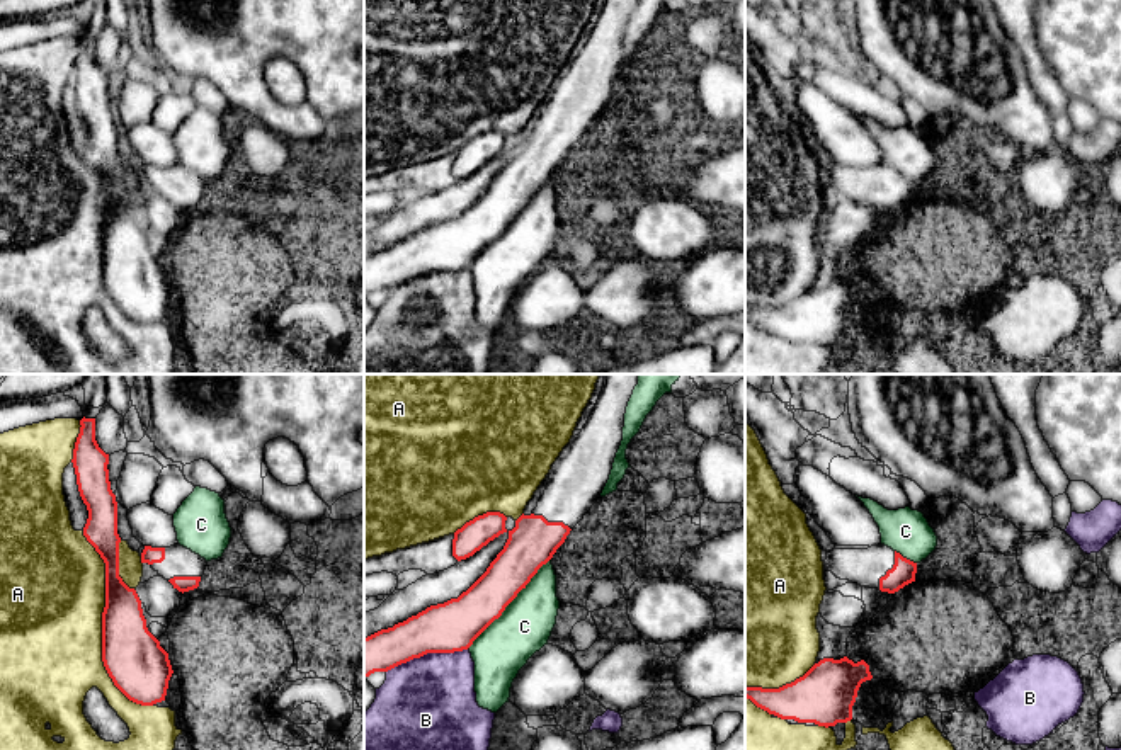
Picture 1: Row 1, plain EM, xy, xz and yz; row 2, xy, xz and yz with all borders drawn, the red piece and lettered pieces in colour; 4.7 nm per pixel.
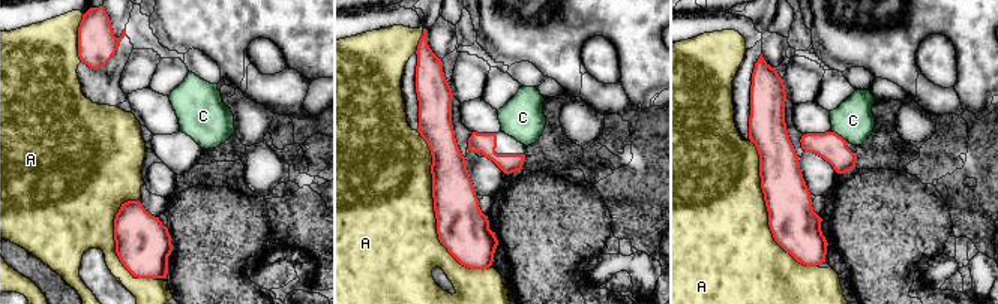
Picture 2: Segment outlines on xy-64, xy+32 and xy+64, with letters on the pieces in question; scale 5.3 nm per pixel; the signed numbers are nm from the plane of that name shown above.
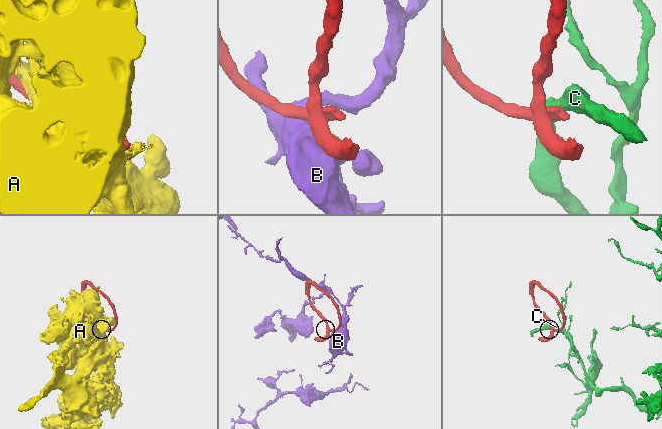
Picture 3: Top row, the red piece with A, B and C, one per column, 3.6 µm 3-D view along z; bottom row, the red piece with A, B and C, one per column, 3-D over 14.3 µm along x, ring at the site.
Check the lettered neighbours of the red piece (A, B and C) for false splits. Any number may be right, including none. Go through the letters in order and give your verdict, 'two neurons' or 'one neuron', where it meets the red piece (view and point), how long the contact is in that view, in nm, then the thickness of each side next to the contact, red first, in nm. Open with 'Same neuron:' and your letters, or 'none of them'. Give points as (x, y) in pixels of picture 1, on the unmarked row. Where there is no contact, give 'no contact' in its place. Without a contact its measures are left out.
Same neuron: none of them
A: two neurons; contact xy (102, 245); length 900 nm; calibres 280 and 480 nm
B: two neurons; contact xz (426, 272); length 400 nm; calibres 240 and 460 nm
C: two neurons; contact xz (509, 221); length 600 nm; calibres 220 and 240 nm

